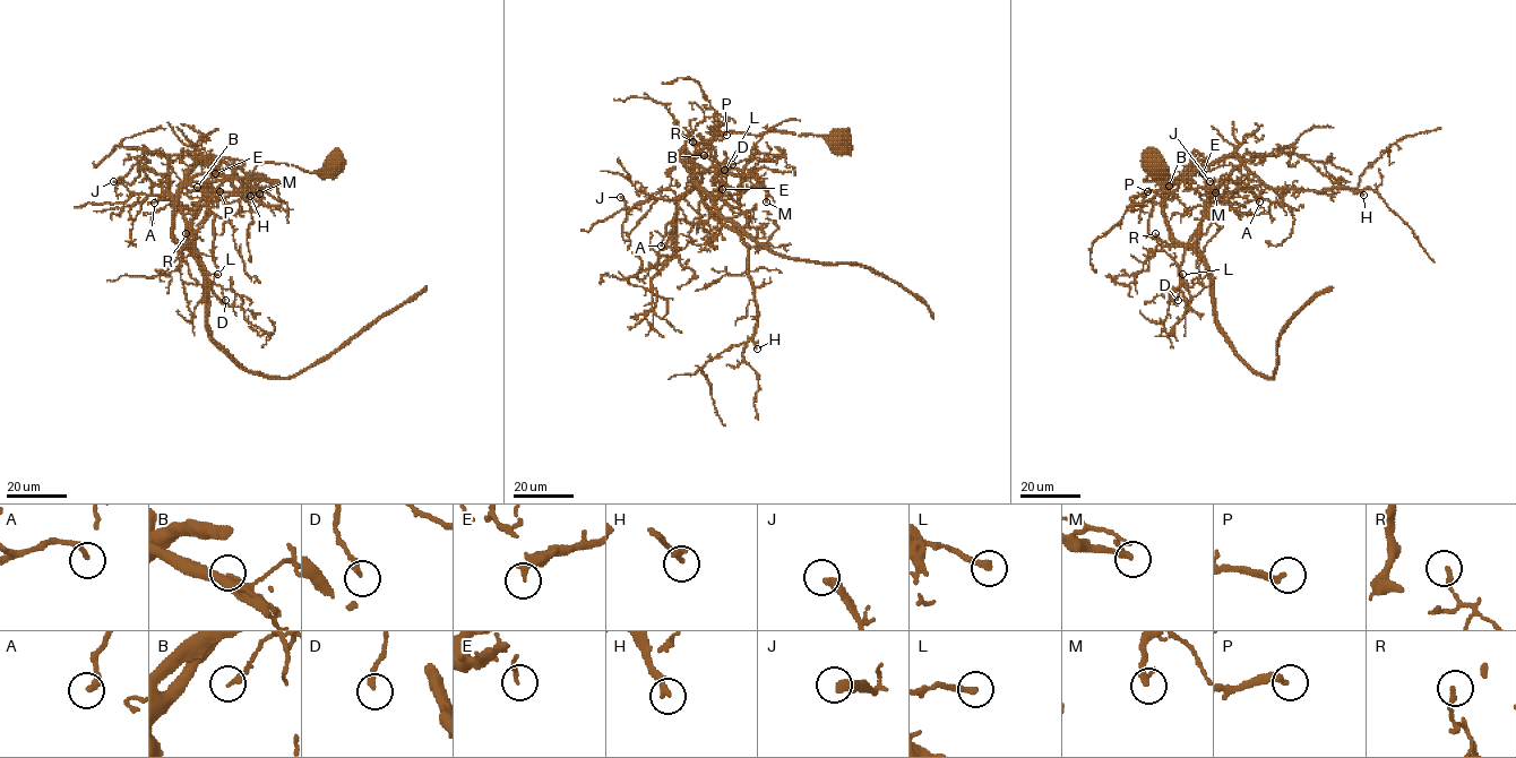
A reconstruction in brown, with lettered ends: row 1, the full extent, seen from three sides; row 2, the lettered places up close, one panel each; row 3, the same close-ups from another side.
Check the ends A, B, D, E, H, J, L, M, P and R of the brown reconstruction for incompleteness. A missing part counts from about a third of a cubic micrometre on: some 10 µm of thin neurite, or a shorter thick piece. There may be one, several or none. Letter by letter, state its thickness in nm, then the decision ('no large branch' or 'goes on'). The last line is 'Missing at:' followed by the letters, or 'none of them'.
A: 260 nm thick; no large branch
B: 200 nm thick; no large branch
D: 190 nm thick; no large branch
E: 190 nm thick; no large branch
H: 240 nm thick; goes on
J: 400 nm thick; no large branch
L: 300 nm thick; no large branch
M: 280 nm thick; no large branch
P: 280 nm thick; no large branch
R: 190 nm thick; no large branch
Missing at: H

